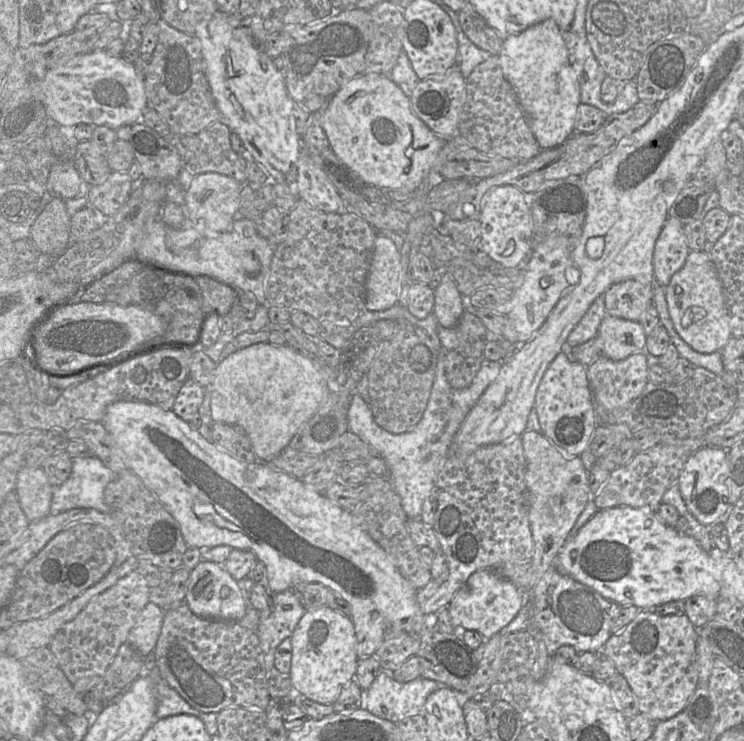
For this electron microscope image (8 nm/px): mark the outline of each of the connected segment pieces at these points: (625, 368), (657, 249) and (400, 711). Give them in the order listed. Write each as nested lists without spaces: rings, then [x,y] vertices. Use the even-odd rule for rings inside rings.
[[[646,350],[636,352],[618,361],[600,355],[586,366],[594,407],[601,407],[603,410],[625,408],[641,394],[645,385],[649,382],[645,353]]]
[[[668,217],[656,239],[652,258],[654,279],[663,288],[682,268],[689,251],[683,225],[679,220]]]
[[[380,670],[372,684],[366,690],[362,689],[361,708],[366,709],[379,718],[397,724],[405,718],[422,714],[422,709],[427,697],[442,687],[445,687],[445,685],[422,677],[401,683],[396,681],[389,672]]]

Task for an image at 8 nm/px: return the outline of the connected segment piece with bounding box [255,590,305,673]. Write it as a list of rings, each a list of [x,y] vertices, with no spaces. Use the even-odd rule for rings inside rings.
[[[291,590],[272,595],[271,611],[259,613],[259,623],[255,631],[263,652],[267,673],[274,667],[277,646],[290,638],[305,609]]]

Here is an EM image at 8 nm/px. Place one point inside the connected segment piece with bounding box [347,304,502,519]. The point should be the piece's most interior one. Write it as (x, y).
(414, 459)

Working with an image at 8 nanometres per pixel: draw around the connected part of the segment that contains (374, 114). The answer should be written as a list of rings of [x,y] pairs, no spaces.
[[[360,74],[350,79],[337,93],[335,93],[323,108],[322,127],[328,138],[333,153],[355,172],[366,184],[381,188],[382,190],[395,189],[395,191],[415,191],[427,175],[433,170],[434,162],[447,139],[439,138],[417,115],[413,112],[409,97],[391,80],[389,76],[380,74]]]

